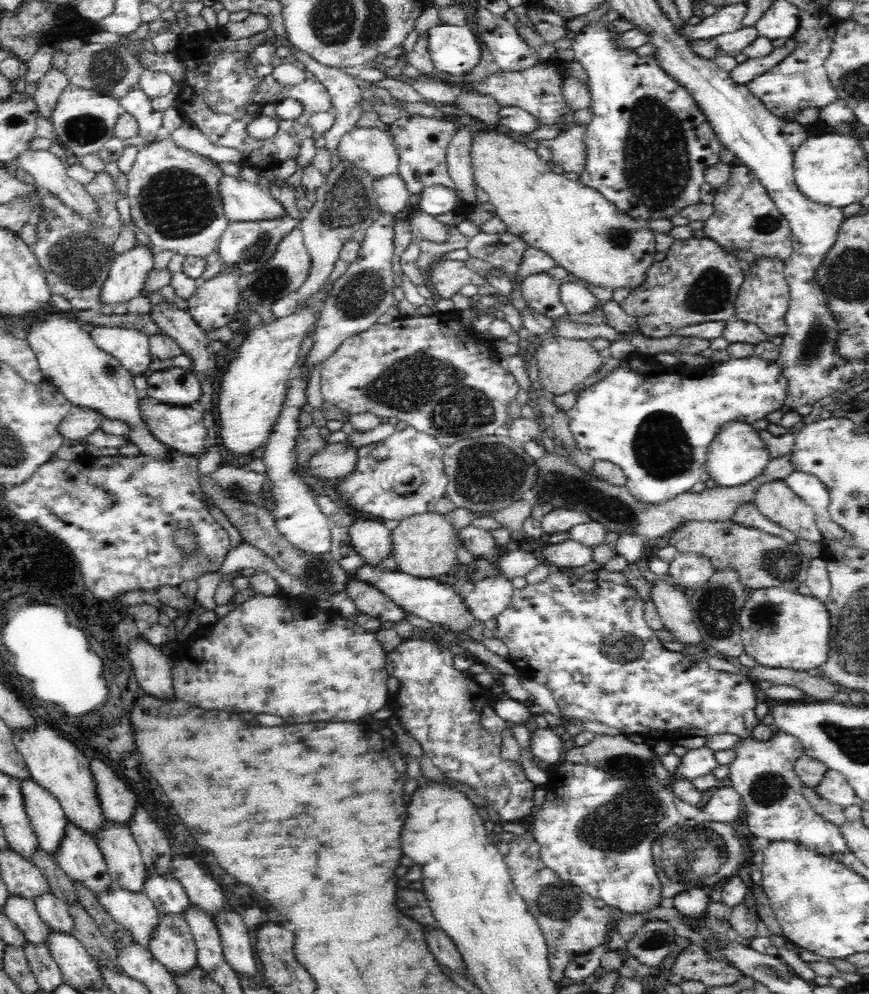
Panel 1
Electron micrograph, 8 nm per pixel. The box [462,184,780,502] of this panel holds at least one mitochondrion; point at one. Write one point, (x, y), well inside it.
(662, 448)

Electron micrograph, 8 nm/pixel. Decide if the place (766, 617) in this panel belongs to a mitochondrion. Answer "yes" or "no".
yes

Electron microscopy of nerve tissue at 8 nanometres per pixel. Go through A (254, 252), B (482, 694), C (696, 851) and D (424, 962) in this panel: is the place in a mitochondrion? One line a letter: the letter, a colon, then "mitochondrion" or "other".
A: mitochondrion
B: other
C: mitochondrion
D: other

